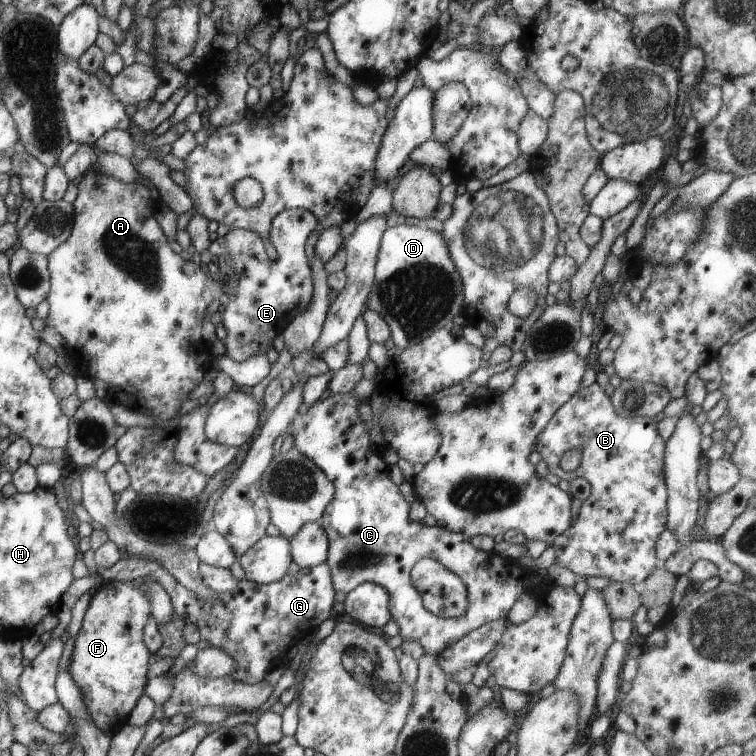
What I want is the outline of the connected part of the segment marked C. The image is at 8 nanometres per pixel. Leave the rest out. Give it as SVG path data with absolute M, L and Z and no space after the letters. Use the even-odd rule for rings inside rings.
M354 391L348 394L326 394L308 408L304 415L296 415L294 420L286 426L285 434L294 438L294 448L309 456L310 460L316 463L318 468L324 471L330 482L334 484L335 495L332 502L328 504L322 515L322 528L328 535L330 546L328 548L327 563L332 574L332 584L336 592L348 594L356 586L365 582L371 582L382 586L390 596L389 609L392 620L400 628L399 636L402 639L418 642L426 654L440 656L442 650L446 650L450 644L464 638L468 632L476 630L479 626L498 618L506 618L509 610L514 606L520 594L531 592L533 589L532 572L521 566L517 559L502 557L494 550L484 552L474 548L470 539L458 532L448 532L440 526L427 526L423 520L410 520L410 504L390 480L390 469L383 459L382 446L370 442L368 424L360 416L360 404L368 402L355 394ZM437 556L442 558L445 567L453 572L466 584L468 589L468 608L466 614L460 617L443 617L432 614L423 605L422 596L411 578L412 568L420 558Z

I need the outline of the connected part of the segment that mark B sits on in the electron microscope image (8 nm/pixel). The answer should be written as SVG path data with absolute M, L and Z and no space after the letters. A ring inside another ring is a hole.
M595 382L586 388L580 387L566 404L558 408L546 428L538 435L536 450L541 460L548 465L550 473L567 481L581 476L590 482L592 488L590 496L582 502L576 522L554 540L552 546L559 566L586 579L590 576L604 576L612 582L640 587L643 580L659 565L655 548L658 536L667 529L668 489L664 470L666 441L660 436L656 424L654 418L650 417L616 416L610 397ZM572 448L580 448L582 452L580 466L573 472L564 471L560 467L560 459Z

